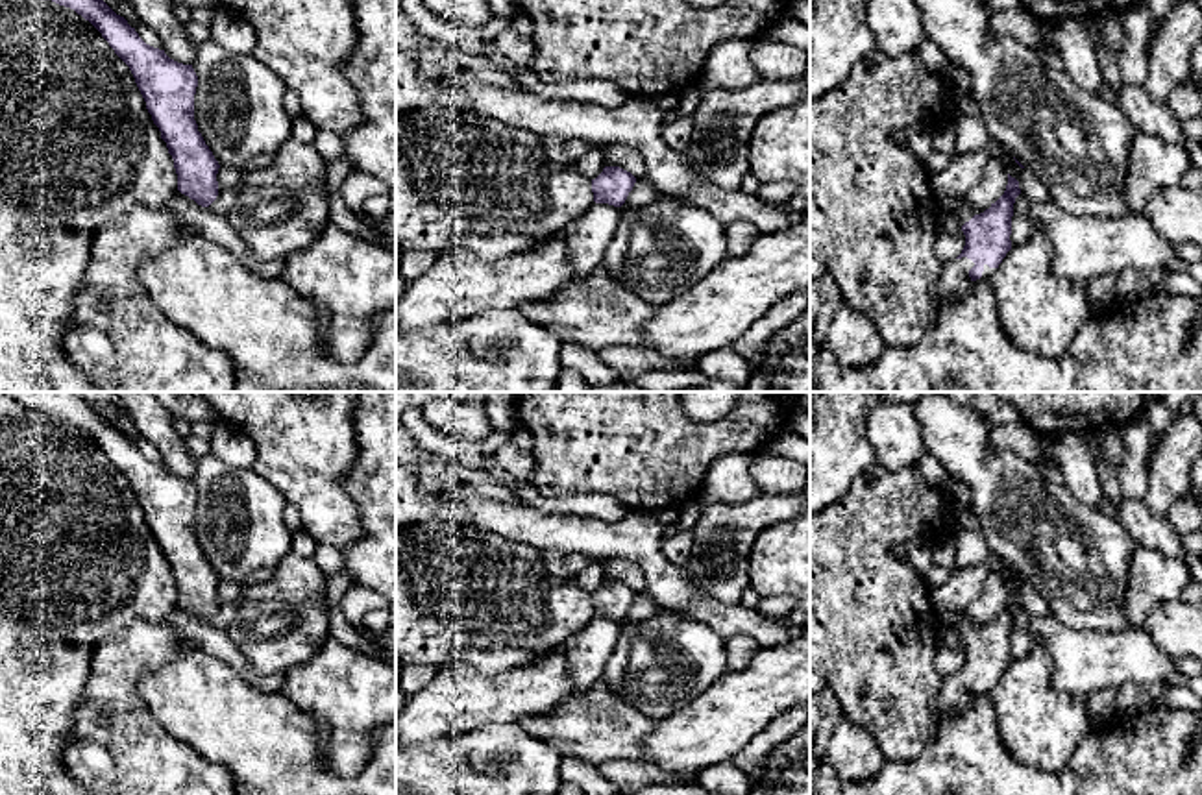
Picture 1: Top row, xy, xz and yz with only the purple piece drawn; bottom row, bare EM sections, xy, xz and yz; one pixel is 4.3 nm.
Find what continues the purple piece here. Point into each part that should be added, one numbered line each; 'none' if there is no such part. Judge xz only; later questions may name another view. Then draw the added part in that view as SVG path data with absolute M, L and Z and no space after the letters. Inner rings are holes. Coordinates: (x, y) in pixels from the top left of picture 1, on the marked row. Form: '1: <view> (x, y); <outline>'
none

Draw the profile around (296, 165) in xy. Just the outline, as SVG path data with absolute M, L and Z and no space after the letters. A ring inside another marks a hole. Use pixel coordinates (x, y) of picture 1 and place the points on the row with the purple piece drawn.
M290 137L279 148L276 161L270 166L240 172L240 181L246 187L277 185L292 190L320 181L329 198L325 172L327 161L318 153L318 150L313 144L303 144Z

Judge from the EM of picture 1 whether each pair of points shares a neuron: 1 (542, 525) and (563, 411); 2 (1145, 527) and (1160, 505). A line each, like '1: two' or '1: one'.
1: two
2: two

